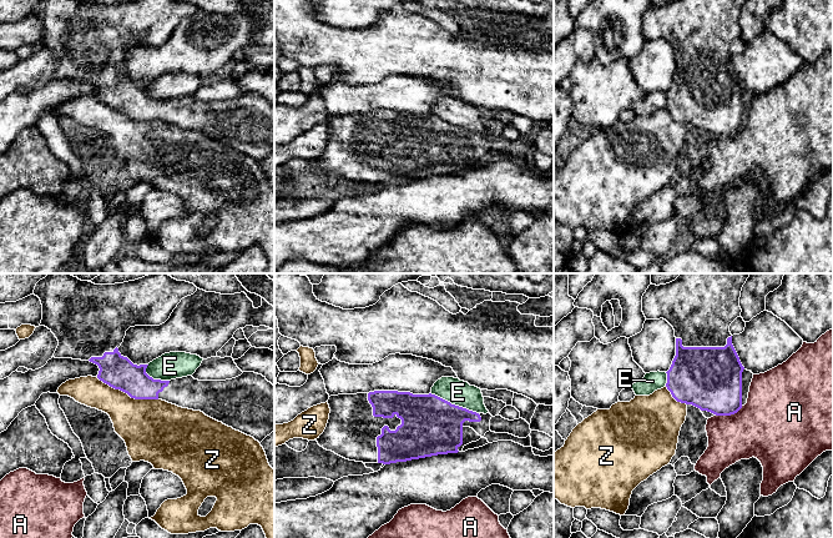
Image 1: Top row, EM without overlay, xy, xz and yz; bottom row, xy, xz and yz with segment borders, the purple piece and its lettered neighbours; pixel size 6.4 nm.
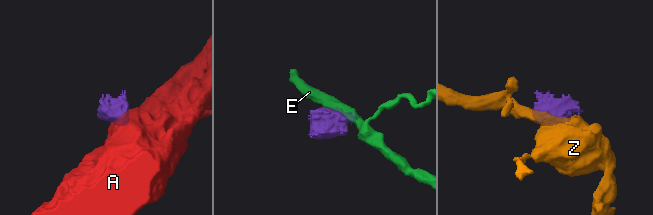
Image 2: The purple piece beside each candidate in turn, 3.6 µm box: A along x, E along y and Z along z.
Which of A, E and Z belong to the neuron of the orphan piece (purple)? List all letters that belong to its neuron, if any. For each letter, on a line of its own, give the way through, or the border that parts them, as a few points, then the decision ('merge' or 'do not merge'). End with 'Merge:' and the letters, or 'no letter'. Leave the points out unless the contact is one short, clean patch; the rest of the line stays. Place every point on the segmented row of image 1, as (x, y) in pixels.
A: border yz (742, 406), (730, 415), (715, 415); do not merge
E: do not merge
Z: do not merge
Merge: no letter

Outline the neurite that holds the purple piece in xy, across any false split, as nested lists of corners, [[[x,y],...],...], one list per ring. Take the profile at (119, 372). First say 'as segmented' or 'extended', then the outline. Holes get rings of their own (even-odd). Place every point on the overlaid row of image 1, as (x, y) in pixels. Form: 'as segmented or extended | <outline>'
extended | [[[49,273],[36,283],[34,295],[42,305],[40,326],[47,327],[59,341],[52,357],[90,361],[99,366],[100,381],[131,398],[162,399],[182,408],[201,411],[261,443],[274,431],[274,386],[262,374],[243,372],[226,381],[198,381],[192,376],[161,381],[146,373],[148,364],[133,364],[118,352],[130,327],[165,323],[181,300],[196,291],[193,283],[177,281],[167,273],[152,273],[115,285],[95,285],[70,273]]]

